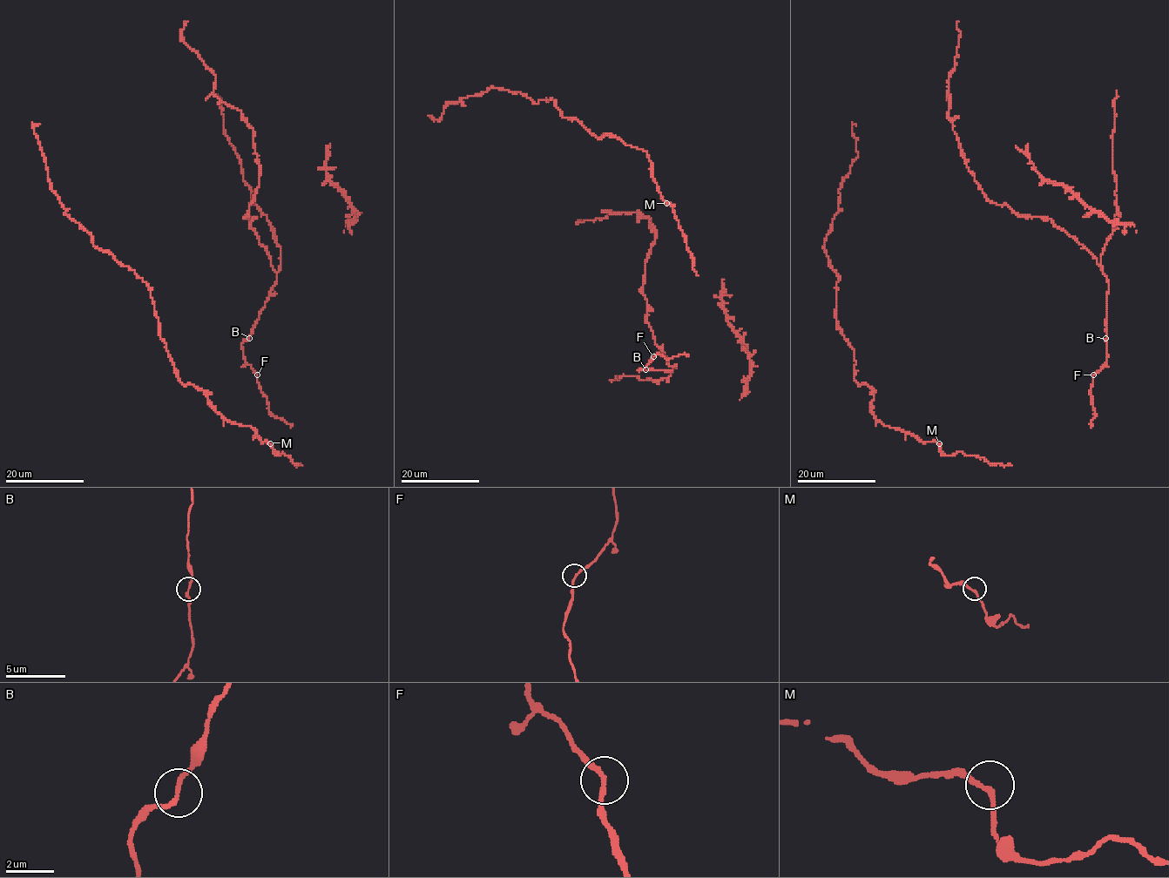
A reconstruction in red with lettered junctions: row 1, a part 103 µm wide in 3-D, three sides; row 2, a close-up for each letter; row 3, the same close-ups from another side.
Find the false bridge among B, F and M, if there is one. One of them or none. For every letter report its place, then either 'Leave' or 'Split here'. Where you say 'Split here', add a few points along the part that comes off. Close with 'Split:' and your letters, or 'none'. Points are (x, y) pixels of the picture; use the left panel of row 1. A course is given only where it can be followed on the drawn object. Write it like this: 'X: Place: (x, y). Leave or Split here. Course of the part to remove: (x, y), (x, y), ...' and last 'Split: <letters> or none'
B: Place: (249, 338). Leave
F: Place: (257, 374). Leave
M: Place: (270, 443). Leave
Split: none

